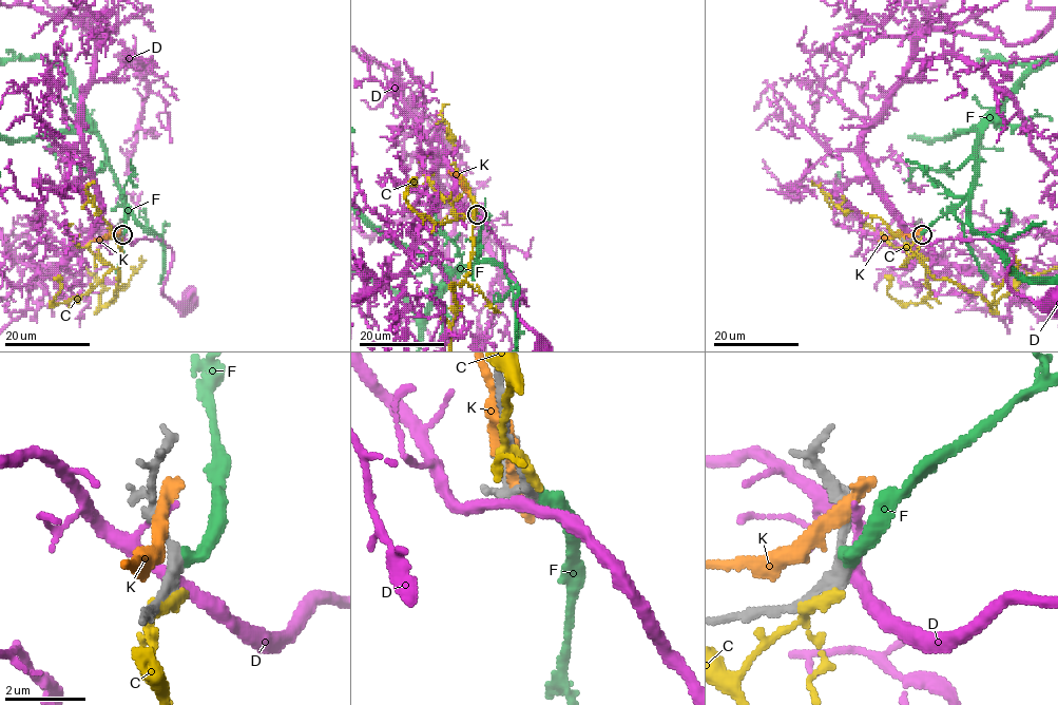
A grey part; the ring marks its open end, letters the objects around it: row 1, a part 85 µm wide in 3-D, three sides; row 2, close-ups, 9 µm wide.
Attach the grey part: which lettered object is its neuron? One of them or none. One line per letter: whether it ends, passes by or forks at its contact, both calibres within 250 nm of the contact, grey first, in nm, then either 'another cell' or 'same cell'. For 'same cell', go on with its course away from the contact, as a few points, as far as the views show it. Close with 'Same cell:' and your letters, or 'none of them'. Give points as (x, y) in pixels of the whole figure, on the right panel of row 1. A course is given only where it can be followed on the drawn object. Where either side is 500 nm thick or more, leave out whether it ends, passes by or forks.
C: it passes by; 240 nm thick on the grey side, 280 nm on the other; another cell
D: it passes by; 320 nm thick on the grey side, 300 nm on the other; another cell
F: it ends there; 320 nm thick on the grey side, 360 nm on the other; same cell
K: it passes by; 200 nm thick on the grey side, 340 nm on the other; another cell
Same cell: F

